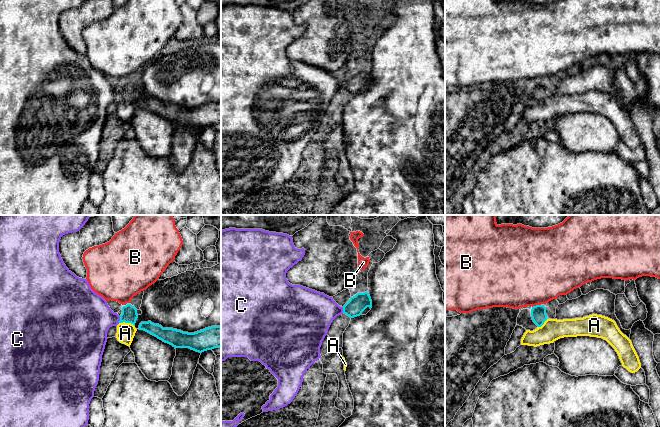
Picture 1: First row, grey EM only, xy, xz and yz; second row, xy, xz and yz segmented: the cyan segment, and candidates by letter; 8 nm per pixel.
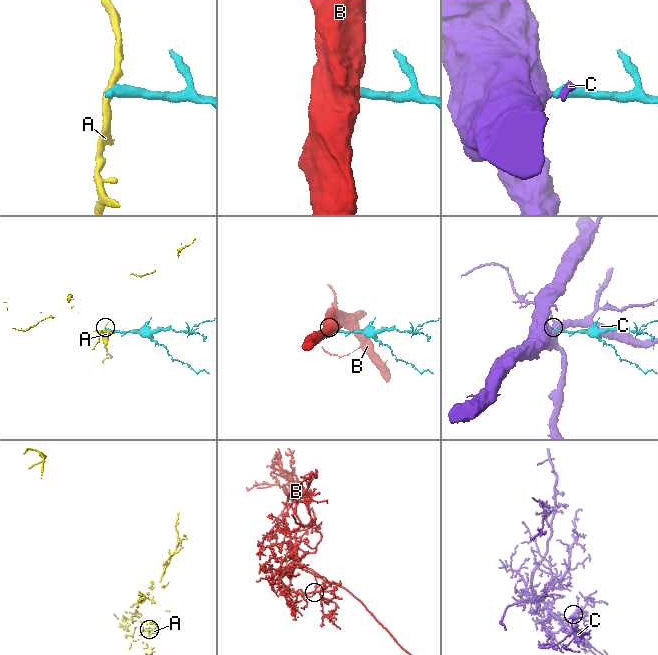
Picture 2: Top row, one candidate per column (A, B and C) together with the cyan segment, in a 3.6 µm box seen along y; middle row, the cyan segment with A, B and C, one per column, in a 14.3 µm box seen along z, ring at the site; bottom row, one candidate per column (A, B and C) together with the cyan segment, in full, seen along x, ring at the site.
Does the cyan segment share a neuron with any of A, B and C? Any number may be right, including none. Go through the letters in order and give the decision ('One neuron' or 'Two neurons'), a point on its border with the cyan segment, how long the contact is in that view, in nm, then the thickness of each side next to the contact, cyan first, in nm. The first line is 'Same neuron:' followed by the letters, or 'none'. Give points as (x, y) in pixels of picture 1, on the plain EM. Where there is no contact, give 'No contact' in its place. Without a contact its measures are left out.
Same neuron: C
A: Two neurons. Touches cyan at xy (127, 98). Shared border 130 nm. Thickness 130 nm (cyan) against 140 nm
B: Two neurons. Touches cyan at yz (536, 81). Shared border 80 nm. Thickness 130 nm (cyan) against 500 nm
C: One neuron. Touches cyan at xy (120, 95). Shared border 60 nm. Thickness 130 nm (cyan) against 360 nm

